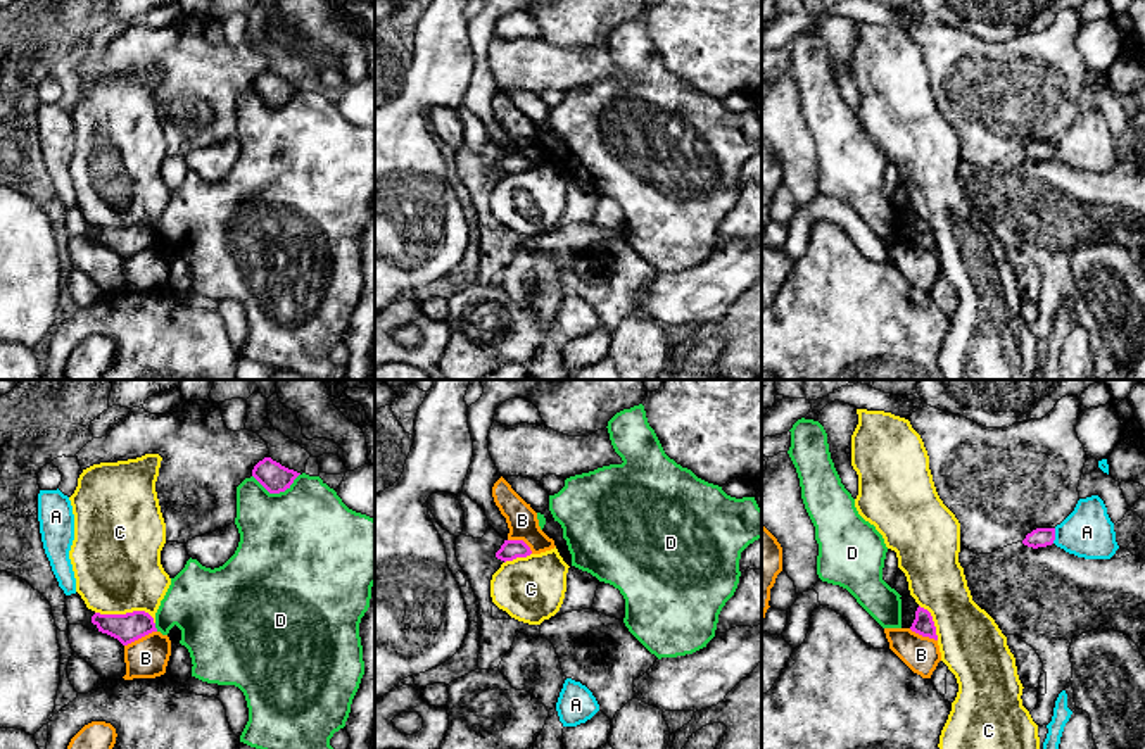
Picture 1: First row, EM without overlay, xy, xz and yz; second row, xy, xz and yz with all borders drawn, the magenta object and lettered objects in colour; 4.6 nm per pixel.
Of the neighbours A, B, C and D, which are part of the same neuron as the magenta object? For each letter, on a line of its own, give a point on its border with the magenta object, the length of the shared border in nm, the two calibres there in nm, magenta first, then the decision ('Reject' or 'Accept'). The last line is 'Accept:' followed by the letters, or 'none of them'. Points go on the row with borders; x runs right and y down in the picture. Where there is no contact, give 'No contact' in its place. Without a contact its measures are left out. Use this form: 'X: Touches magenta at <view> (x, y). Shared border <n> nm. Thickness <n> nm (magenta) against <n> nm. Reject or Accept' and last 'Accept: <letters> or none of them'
A: Touches magenta at yz (1054, 535). Shared border 70 nm. Thickness 90 nm (magenta) against 240 nm. Reject
B: Touches magenta at xy (140, 637). Shared border 170 nm. Thickness 140 nm (magenta) against 190 nm. Reject
C: Touches magenta at xy (126, 613). Shared border 280 nm. Thickness 140 nm (magenta) against 420 nm. Reject
D: Touches magenta at xy (277, 492). Shared border 220 nm. Thickness 140 nm (magenta) against 500 nm. Reject
Accept: none of them

